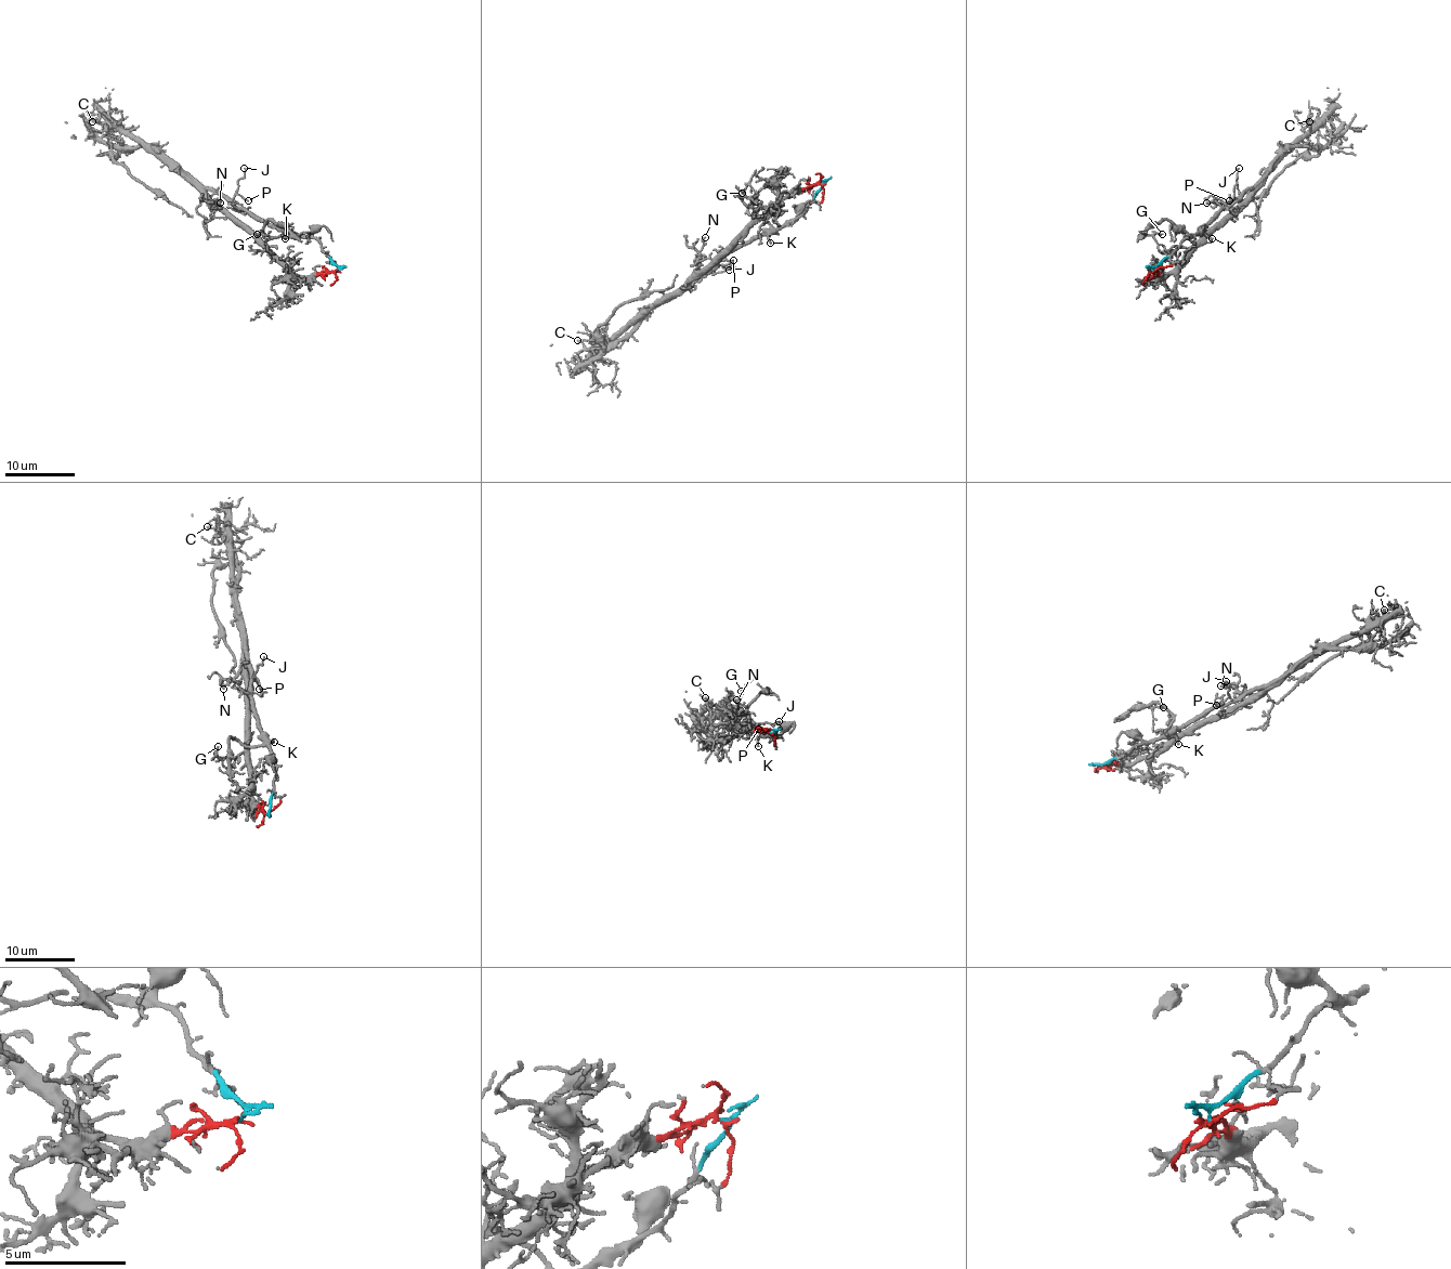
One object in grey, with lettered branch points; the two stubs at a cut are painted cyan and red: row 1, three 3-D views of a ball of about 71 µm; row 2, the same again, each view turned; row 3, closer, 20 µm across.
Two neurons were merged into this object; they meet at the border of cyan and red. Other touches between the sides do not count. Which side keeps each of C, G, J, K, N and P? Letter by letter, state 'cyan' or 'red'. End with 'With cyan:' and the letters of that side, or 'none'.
C: red
G: red
J: cyan
K: cyan
N: red
P: cyan
With cyan: J, K, P

